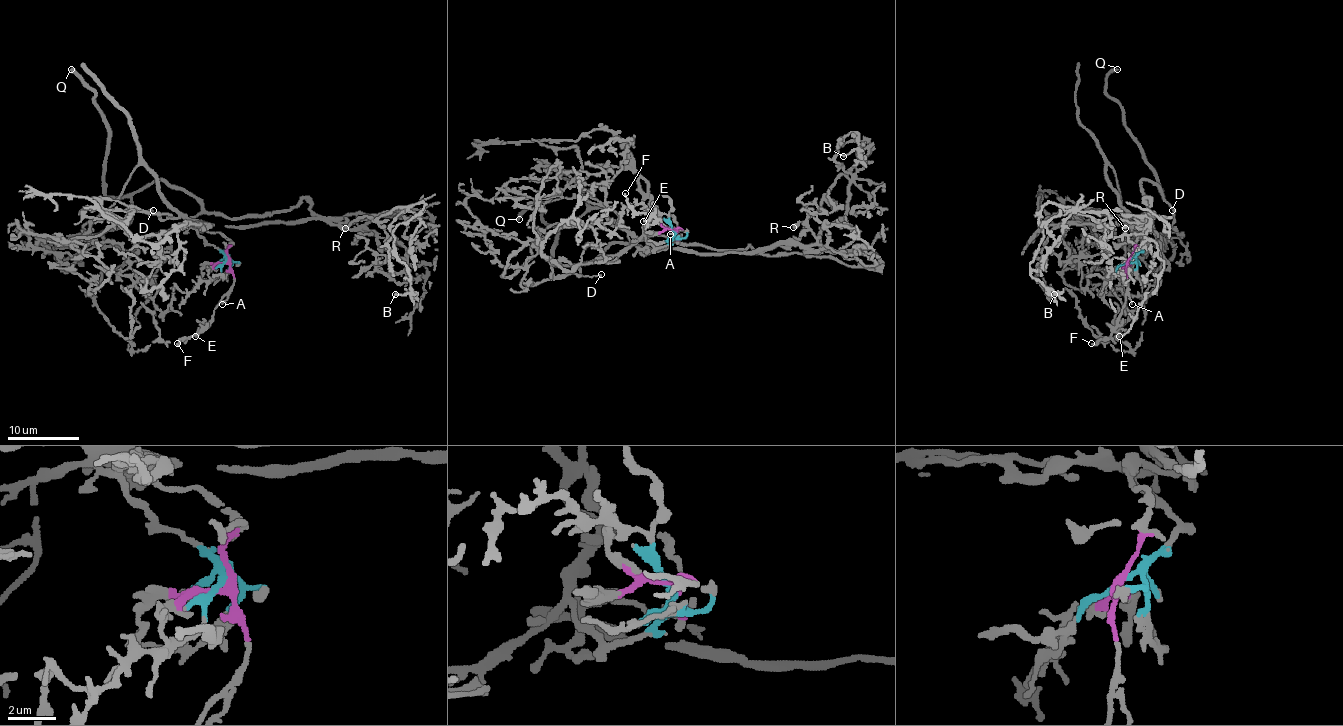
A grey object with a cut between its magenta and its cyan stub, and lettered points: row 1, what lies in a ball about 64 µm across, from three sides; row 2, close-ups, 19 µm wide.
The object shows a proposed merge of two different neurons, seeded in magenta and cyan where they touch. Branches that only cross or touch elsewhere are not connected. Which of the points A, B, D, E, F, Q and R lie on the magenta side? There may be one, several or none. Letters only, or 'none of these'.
A, B, D, E, F, Q, R

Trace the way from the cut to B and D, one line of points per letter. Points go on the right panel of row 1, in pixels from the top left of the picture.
B: (1129, 261), (1148, 200), (1141, 221), (1046, 203), (1030, 264), (1055, 293)
D: (1129, 261), (1136, 234), (1132, 227), (1145, 227), (1145, 221), (1152, 214), (1141, 182), (1148, 180), (1172, 210)

